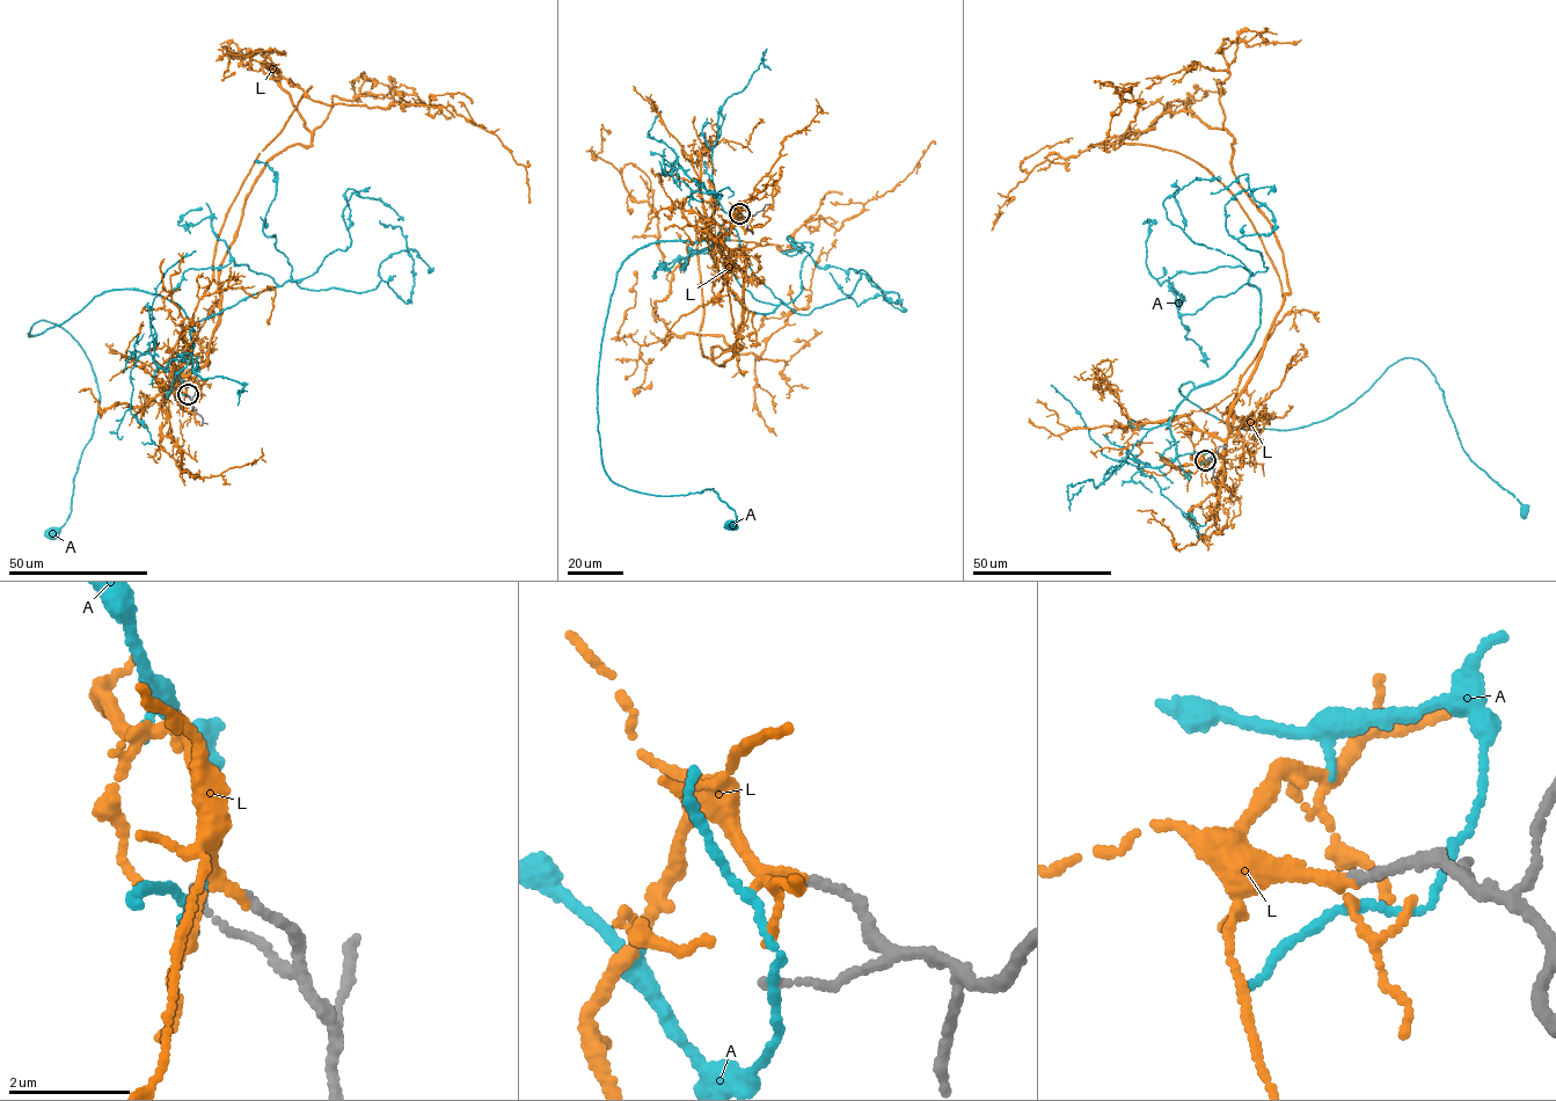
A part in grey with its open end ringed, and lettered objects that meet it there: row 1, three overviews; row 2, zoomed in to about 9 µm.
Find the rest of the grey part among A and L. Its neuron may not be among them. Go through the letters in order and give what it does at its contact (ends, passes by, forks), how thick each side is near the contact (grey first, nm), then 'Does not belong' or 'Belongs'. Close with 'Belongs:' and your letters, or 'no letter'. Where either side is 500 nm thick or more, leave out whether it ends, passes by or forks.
A: It passes by. Thickness 100 nm (grey) against 110 nm. Does not belong
L: It passes by. Thickness 130 nm (grey) against 150 nm. Belongs
Belongs: L

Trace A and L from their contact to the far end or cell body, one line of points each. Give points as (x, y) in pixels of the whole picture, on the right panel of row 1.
A: (1208, 459), (1177, 456), (1182, 384), (1233, 427), (1295, 429), (1411, 357), (1525, 511)
L: (1205, 460), (1290, 292), (1283, 254), (1229, 132), (1169, 111), (1116, 148), (1142, 100), (1126, 84), (1110, 151)

